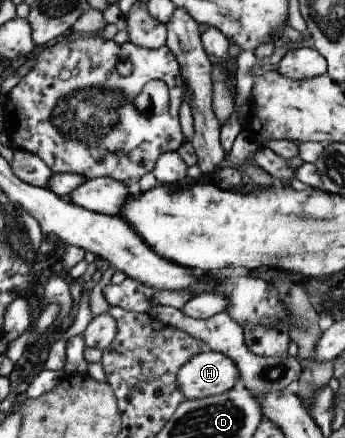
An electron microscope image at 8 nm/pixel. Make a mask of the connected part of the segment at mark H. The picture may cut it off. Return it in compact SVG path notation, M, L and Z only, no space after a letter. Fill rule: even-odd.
M203 350L176 371L176 389L184 400L204 398L229 391L239 377L234 363L222 353Z

